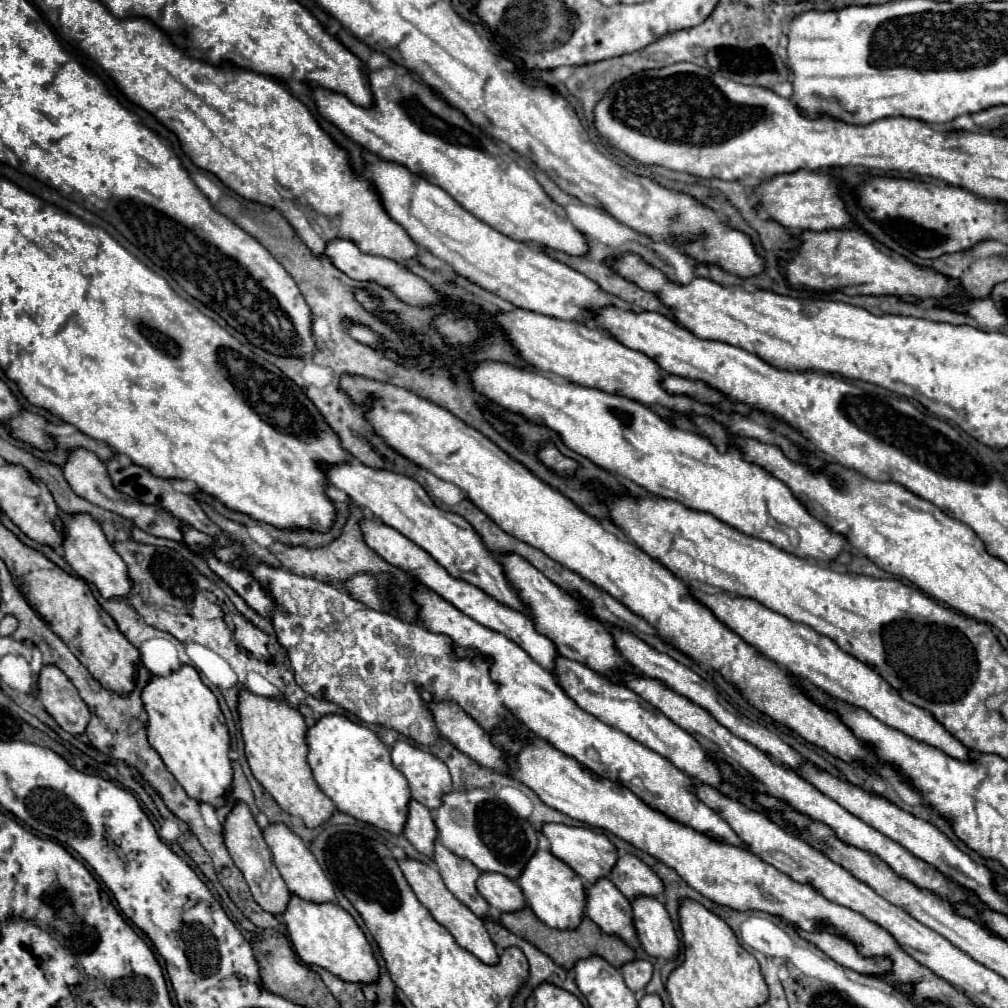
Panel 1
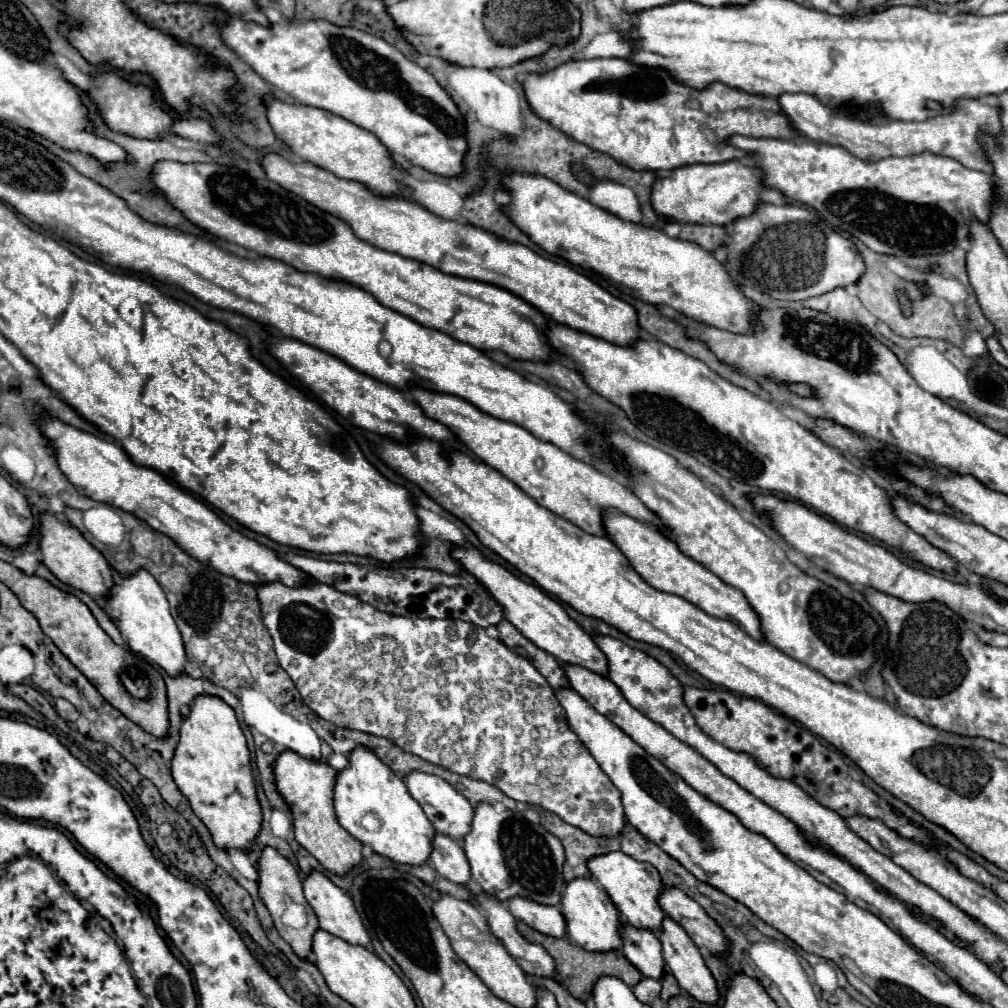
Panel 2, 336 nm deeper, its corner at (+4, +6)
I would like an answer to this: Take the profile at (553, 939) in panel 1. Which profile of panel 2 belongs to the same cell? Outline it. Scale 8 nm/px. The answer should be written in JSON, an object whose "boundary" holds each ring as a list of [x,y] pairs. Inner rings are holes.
{"boundary":[[[518,922],[518,932],[532,944],[540,944],[546,948],[546,952],[556,960],[556,970],[558,970],[558,982],[578,1000],[586,1002],[586,998],[592,994],[592,988],[596,984],[596,980],[600,976],[614,976],[620,978],[622,982],[630,984],[630,988],[634,988],[634,984],[638,984],[638,980],[642,980],[642,974],[626,960],[626,956],[620,950],[614,952],[588,952],[584,948],[578,948],[578,944],[572,944],[568,938],[550,938],[544,936],[536,930],[532,930],[530,926],[526,926],[524,922]]]}

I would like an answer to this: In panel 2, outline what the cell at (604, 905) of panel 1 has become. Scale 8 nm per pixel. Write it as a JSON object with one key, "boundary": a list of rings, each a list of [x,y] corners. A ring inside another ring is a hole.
{"boundary":[[[626,926],[622,930],[622,952],[624,956],[644,974],[654,980],[660,980],[664,976],[664,958],[662,958],[662,944],[658,936],[644,928]]]}

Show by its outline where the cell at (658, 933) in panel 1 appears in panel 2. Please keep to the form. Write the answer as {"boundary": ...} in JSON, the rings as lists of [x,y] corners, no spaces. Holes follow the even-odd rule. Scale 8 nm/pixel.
{"boundary":[[[664,918],[662,922],[662,932],[658,934],[660,942],[662,942],[662,950],[664,950],[664,960],[666,960],[666,966],[668,966],[668,972],[674,974],[674,978],[678,980],[680,988],[684,992],[688,992],[692,998],[696,998],[698,1002],[702,1004],[716,1004],[720,1000],[720,994],[718,994],[718,986],[716,986],[716,980],[714,976],[710,974],[700,950],[696,948],[696,944],[692,942],[692,938],[686,934],[686,930],[676,924],[672,918]]]}

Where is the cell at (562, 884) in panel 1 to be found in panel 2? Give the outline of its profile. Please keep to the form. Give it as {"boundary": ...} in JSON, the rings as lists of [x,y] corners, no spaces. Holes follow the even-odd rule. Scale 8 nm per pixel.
{"boundary":[[[576,878],[570,884],[566,884],[564,896],[562,896],[562,908],[564,918],[568,924],[568,938],[590,950],[590,952],[610,952],[618,950],[622,946],[622,918],[610,896],[598,888],[596,880],[592,878]]]}

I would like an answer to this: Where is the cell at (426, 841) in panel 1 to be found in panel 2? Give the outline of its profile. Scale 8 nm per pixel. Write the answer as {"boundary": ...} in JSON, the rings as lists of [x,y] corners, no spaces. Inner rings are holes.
{"boundary":[[[436,834],[434,850],[430,856],[436,872],[454,884],[468,884],[470,882],[470,864],[466,864],[466,854],[462,852],[462,844],[452,840],[450,836]]]}

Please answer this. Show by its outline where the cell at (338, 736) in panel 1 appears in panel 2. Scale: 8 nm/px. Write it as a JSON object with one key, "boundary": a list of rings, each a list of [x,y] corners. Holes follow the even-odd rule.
{"boundary":[[[356,748],[350,756],[350,768],[342,770],[336,778],[334,806],[338,822],[362,844],[370,846],[376,854],[390,858],[398,864],[422,866],[428,862],[432,852],[432,840],[436,836],[434,826],[422,812],[422,806],[410,796],[406,784],[392,774],[392,770],[382,764],[368,748]],[[374,814],[380,822],[376,830],[366,830],[362,818]]]}

